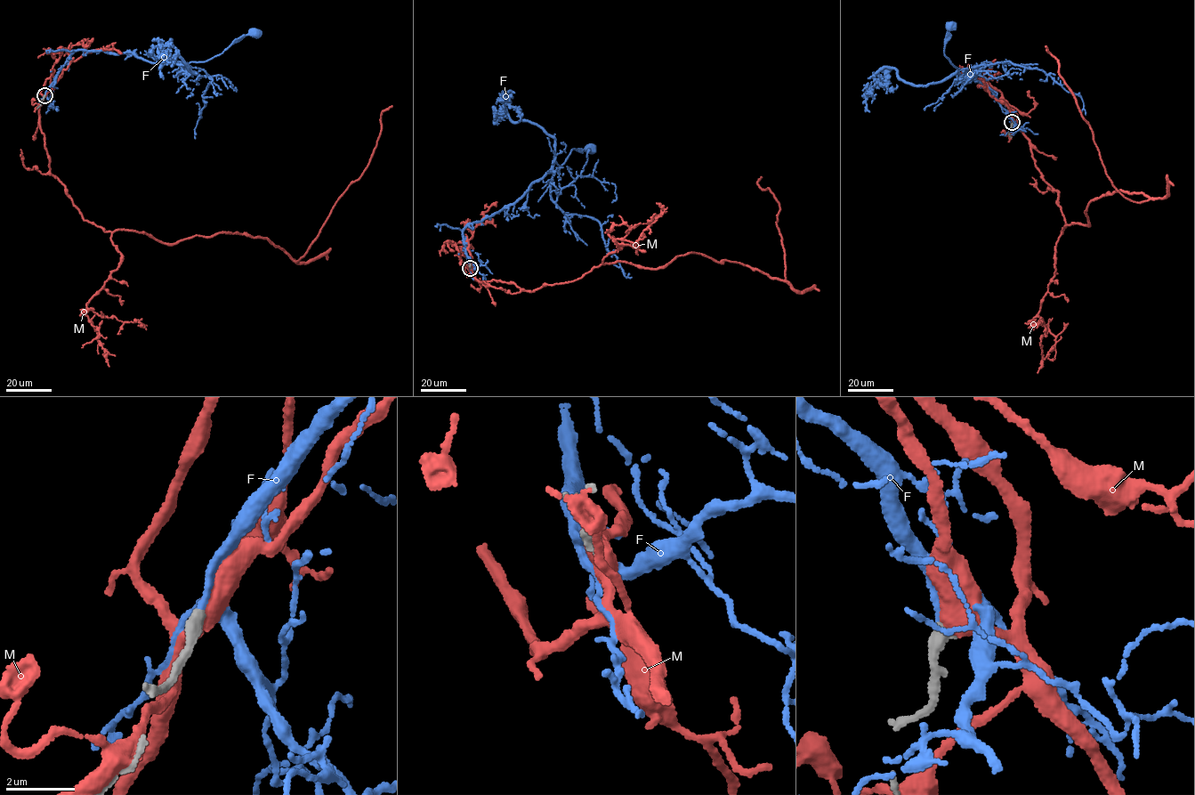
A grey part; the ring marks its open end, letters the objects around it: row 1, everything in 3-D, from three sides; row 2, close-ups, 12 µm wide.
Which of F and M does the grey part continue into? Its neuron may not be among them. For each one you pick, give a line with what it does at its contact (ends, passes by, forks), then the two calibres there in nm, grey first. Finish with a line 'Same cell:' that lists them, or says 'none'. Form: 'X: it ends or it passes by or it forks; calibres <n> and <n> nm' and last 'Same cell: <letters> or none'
F: it ends; calibres 400 and 180 nm
Same cell: F

